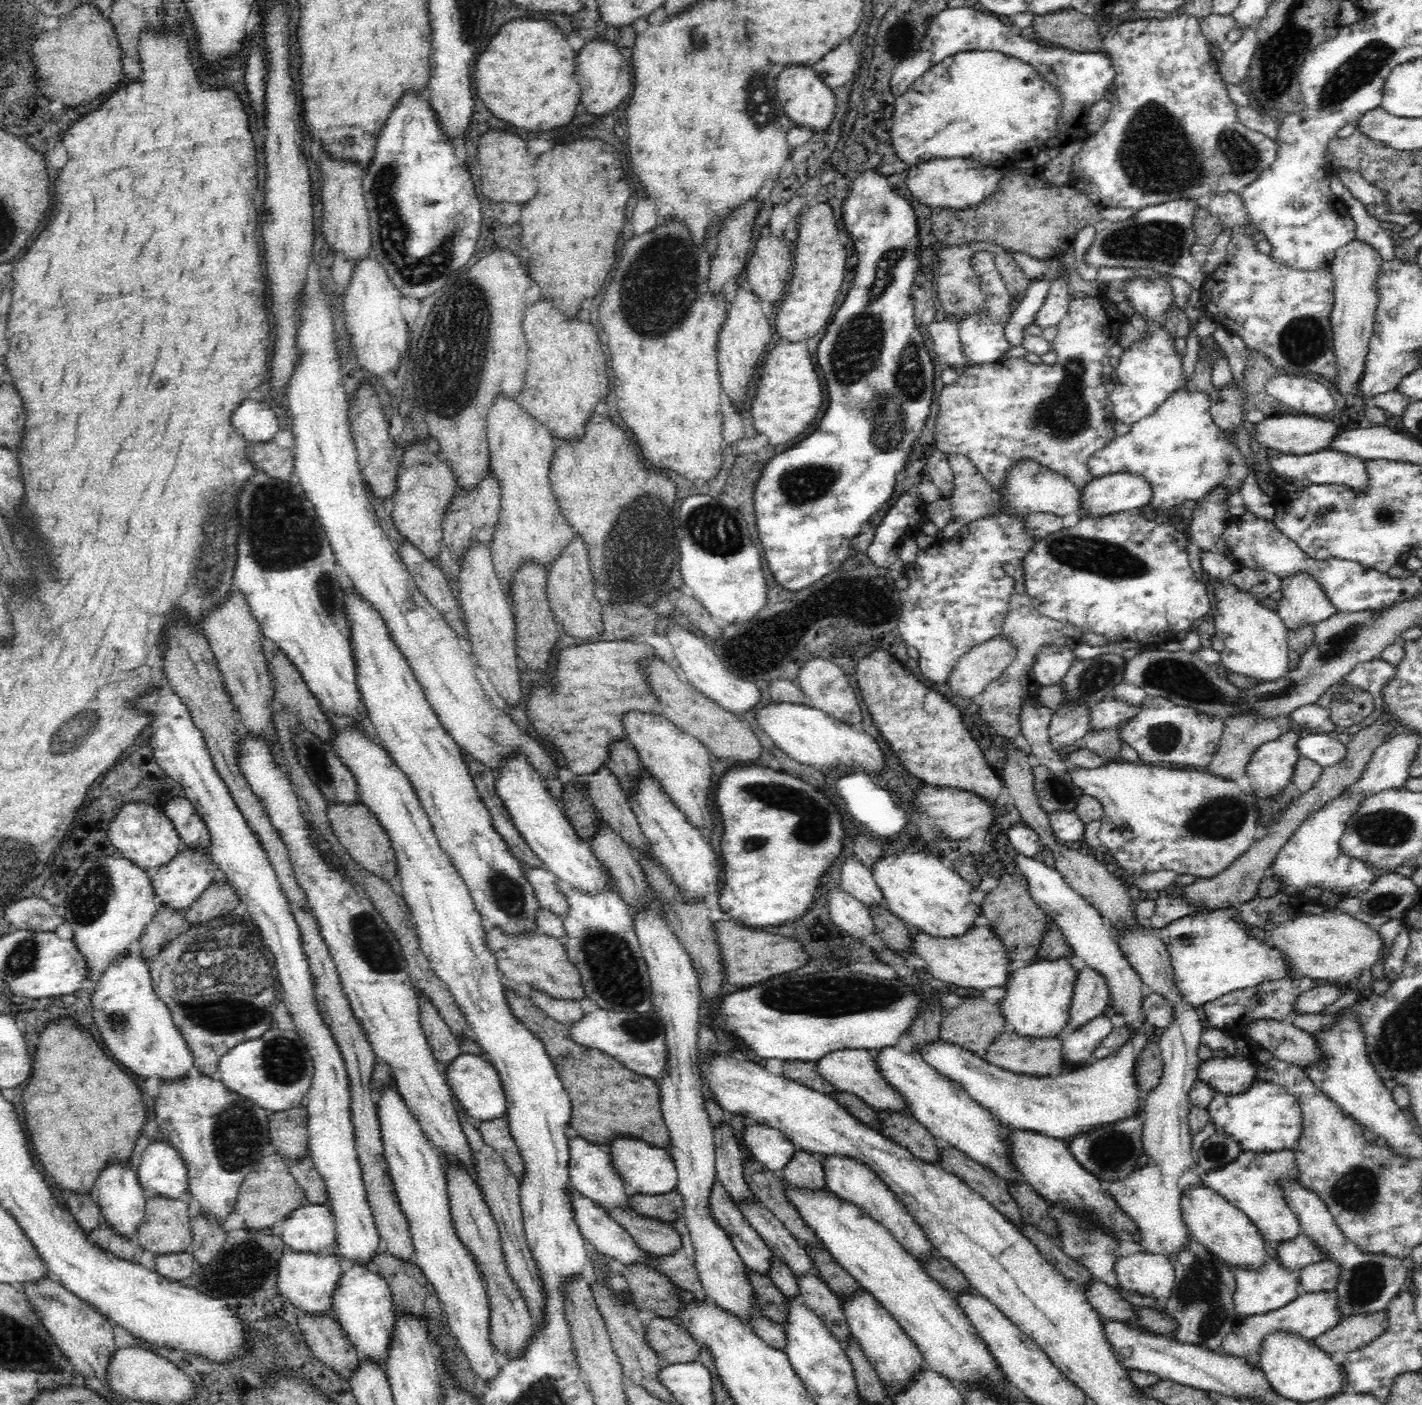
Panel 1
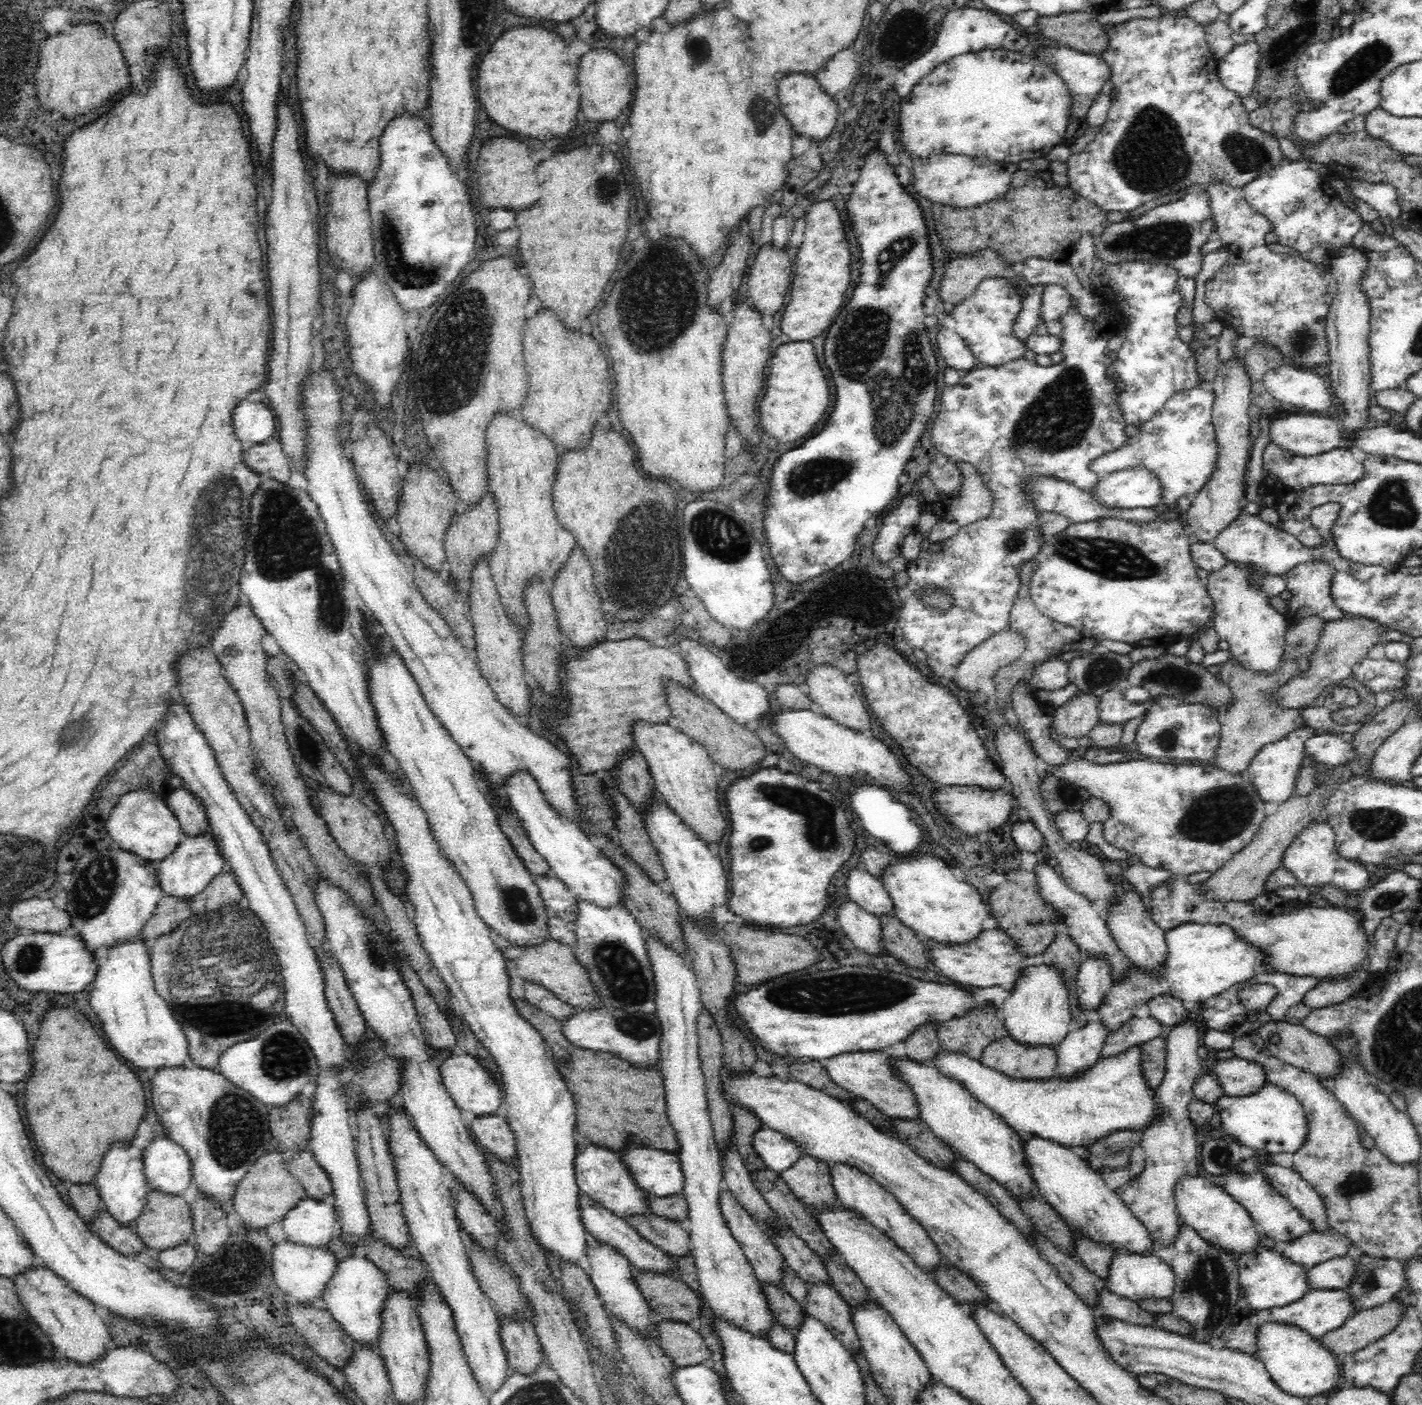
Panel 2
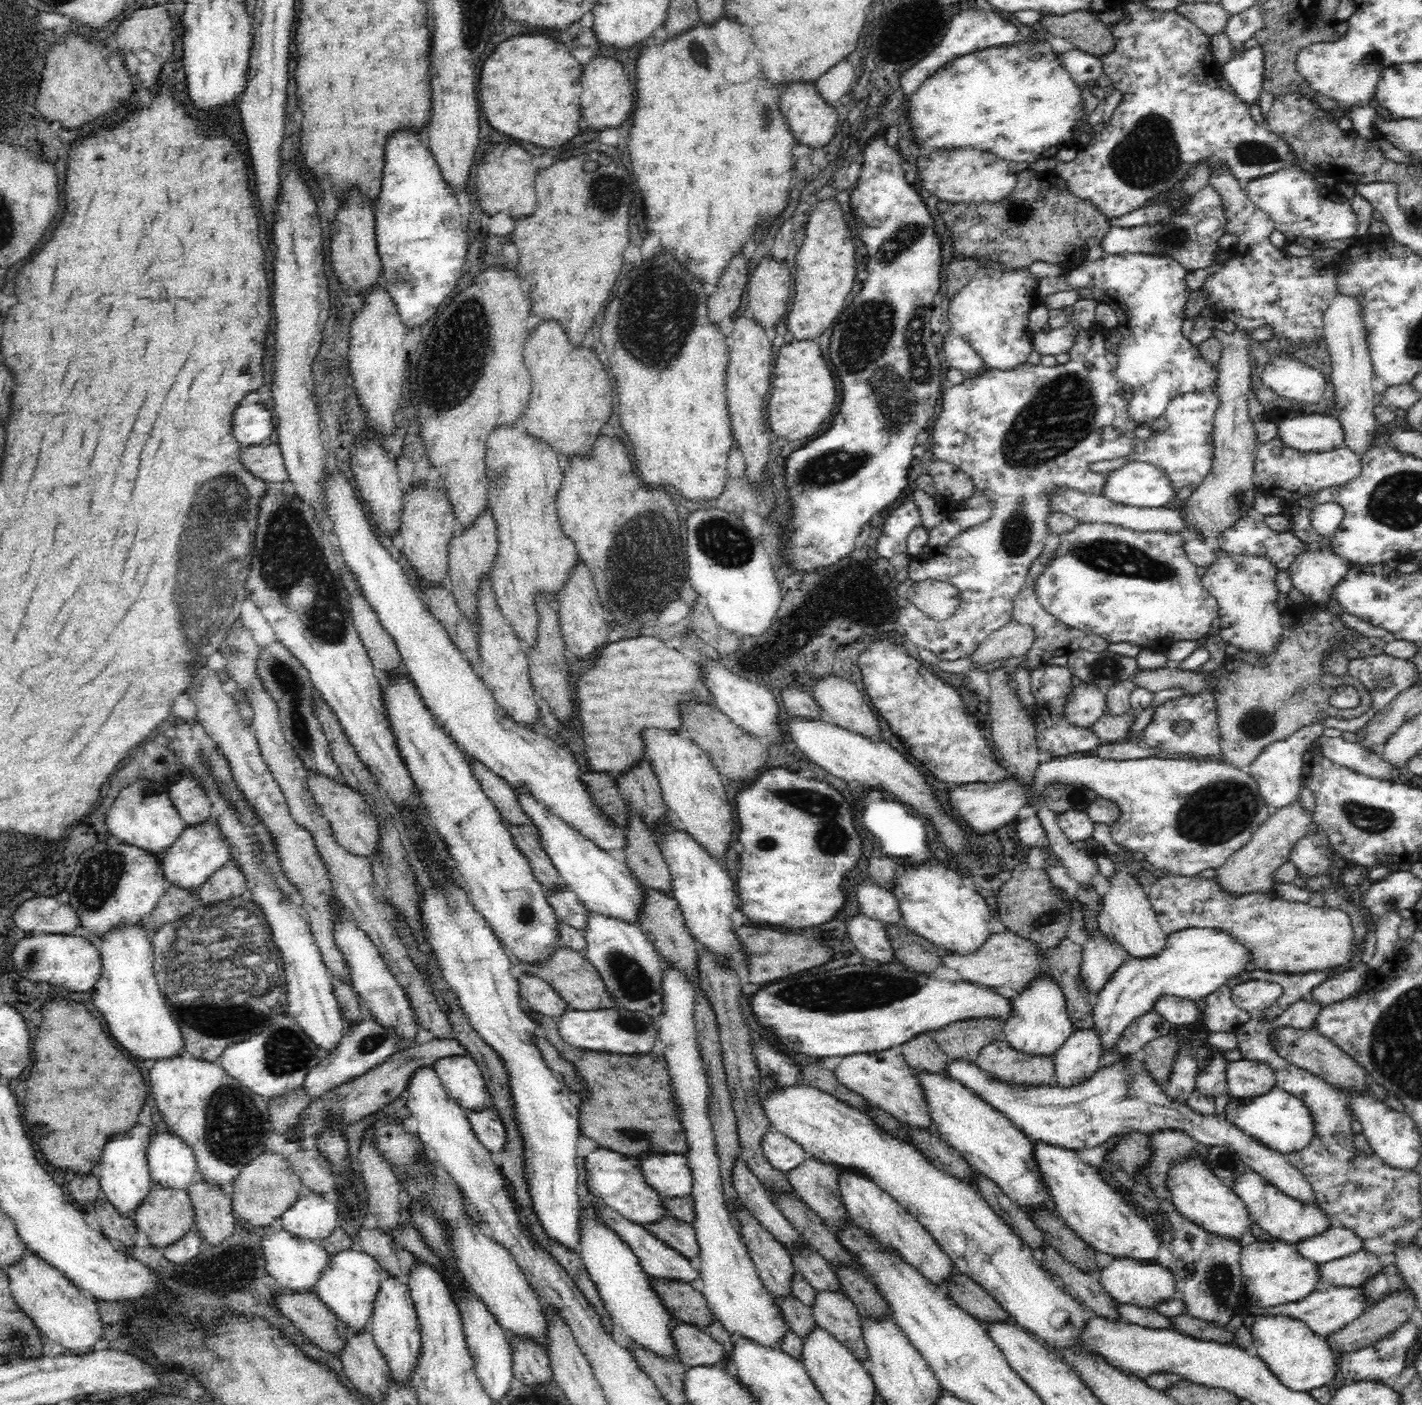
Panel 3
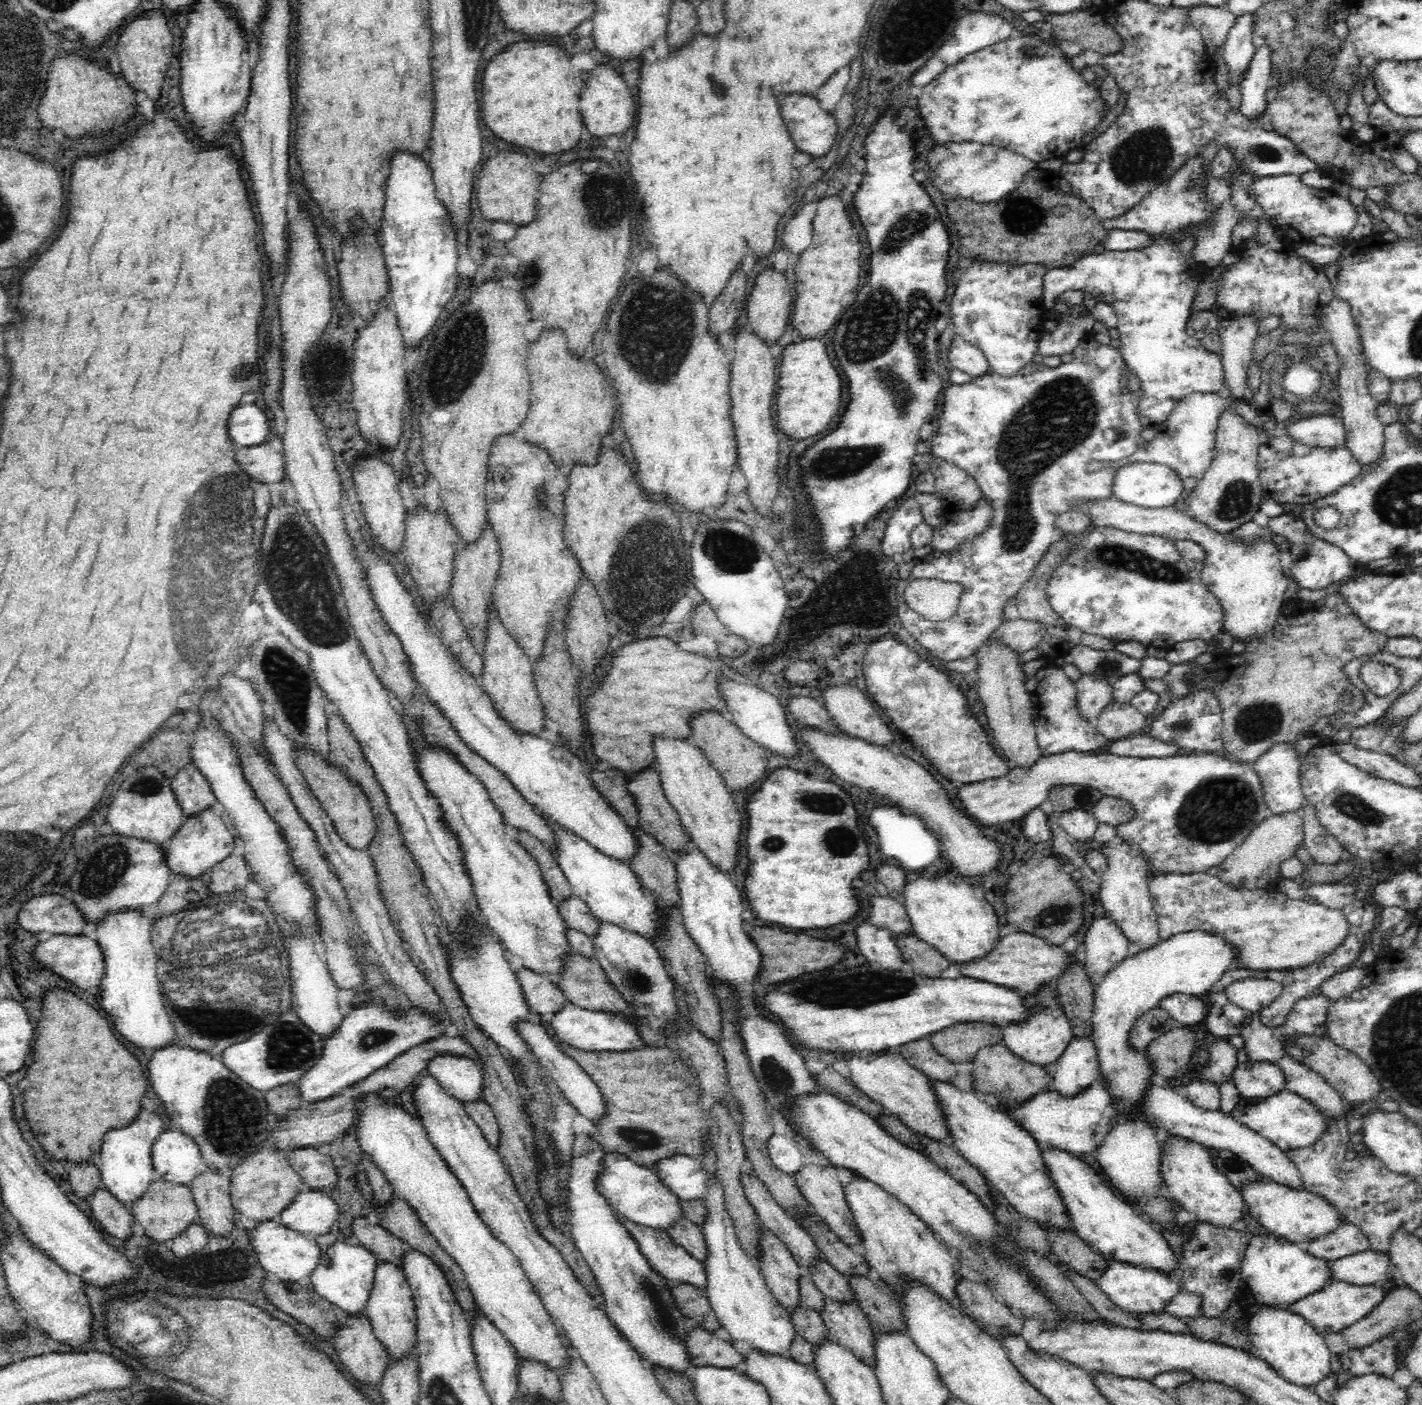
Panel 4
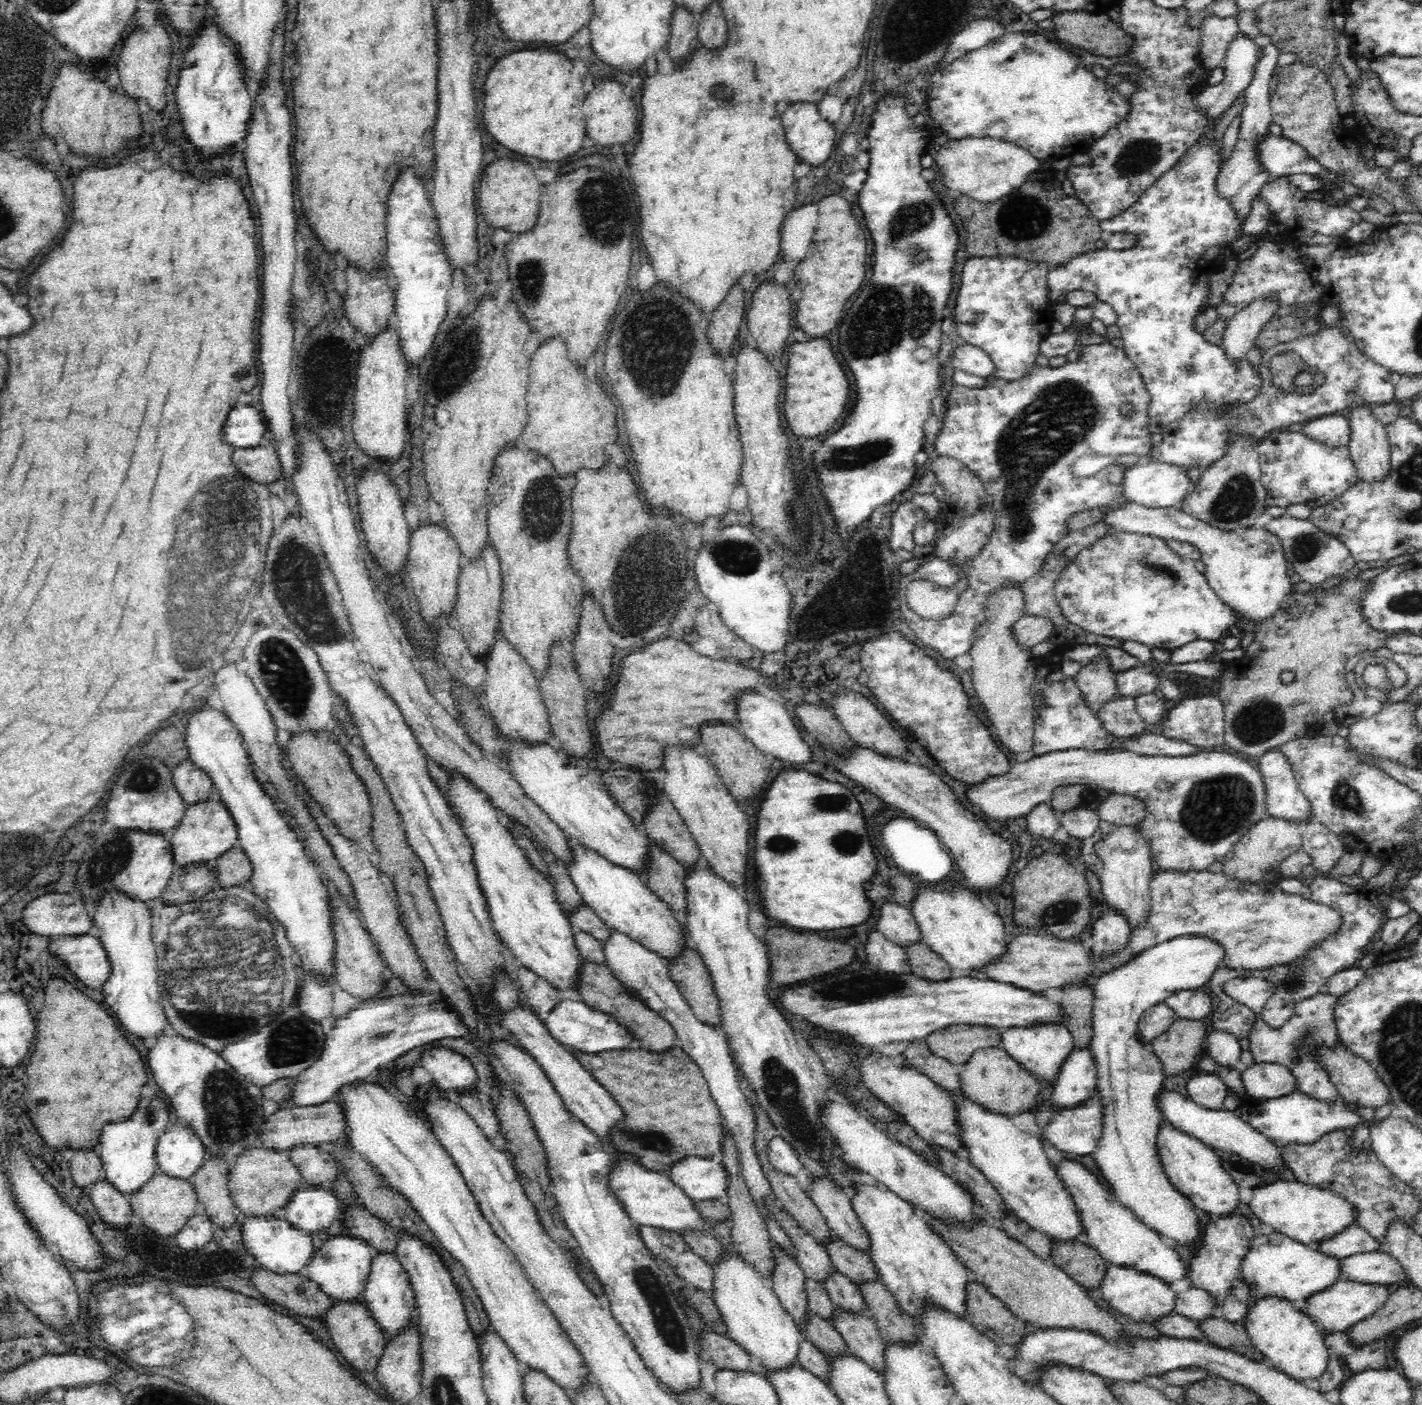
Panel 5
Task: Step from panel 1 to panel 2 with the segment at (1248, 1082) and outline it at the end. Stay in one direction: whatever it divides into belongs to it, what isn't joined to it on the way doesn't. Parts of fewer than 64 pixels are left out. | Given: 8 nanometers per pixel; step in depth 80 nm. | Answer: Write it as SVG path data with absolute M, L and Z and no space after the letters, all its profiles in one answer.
M1237 1057L1224 1061L1214 1060L1205 1069L1219 1076L1224 1094L1238 1098L1260 1092L1269 1081L1266 1067Z

